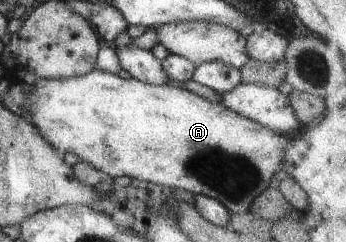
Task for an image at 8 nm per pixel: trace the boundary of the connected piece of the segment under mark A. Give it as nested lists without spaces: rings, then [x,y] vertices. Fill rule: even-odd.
[[[94,68],[86,75],[64,78],[63,80],[54,78],[30,78],[30,85],[32,86],[31,101],[29,102],[29,112],[31,115],[31,124],[34,124],[38,131],[50,142],[50,145],[57,149],[57,152],[64,156],[65,153],[75,153],[80,162],[86,162],[93,165],[96,169],[102,170],[107,178],[126,175],[133,180],[142,180],[150,183],[155,183],[169,188],[184,189],[190,191],[195,196],[205,195],[206,197],[218,200],[228,211],[232,213],[246,213],[253,201],[266,188],[270,187],[270,183],[274,173],[278,173],[283,169],[283,162],[285,161],[285,151],[293,144],[294,139],[291,133],[279,132],[272,128],[266,127],[253,119],[248,119],[231,109],[228,109],[222,102],[212,102],[198,94],[183,89],[172,81],[168,84],[153,86],[152,84],[142,83],[134,78],[122,79],[116,74],[110,72],[103,72]]]

